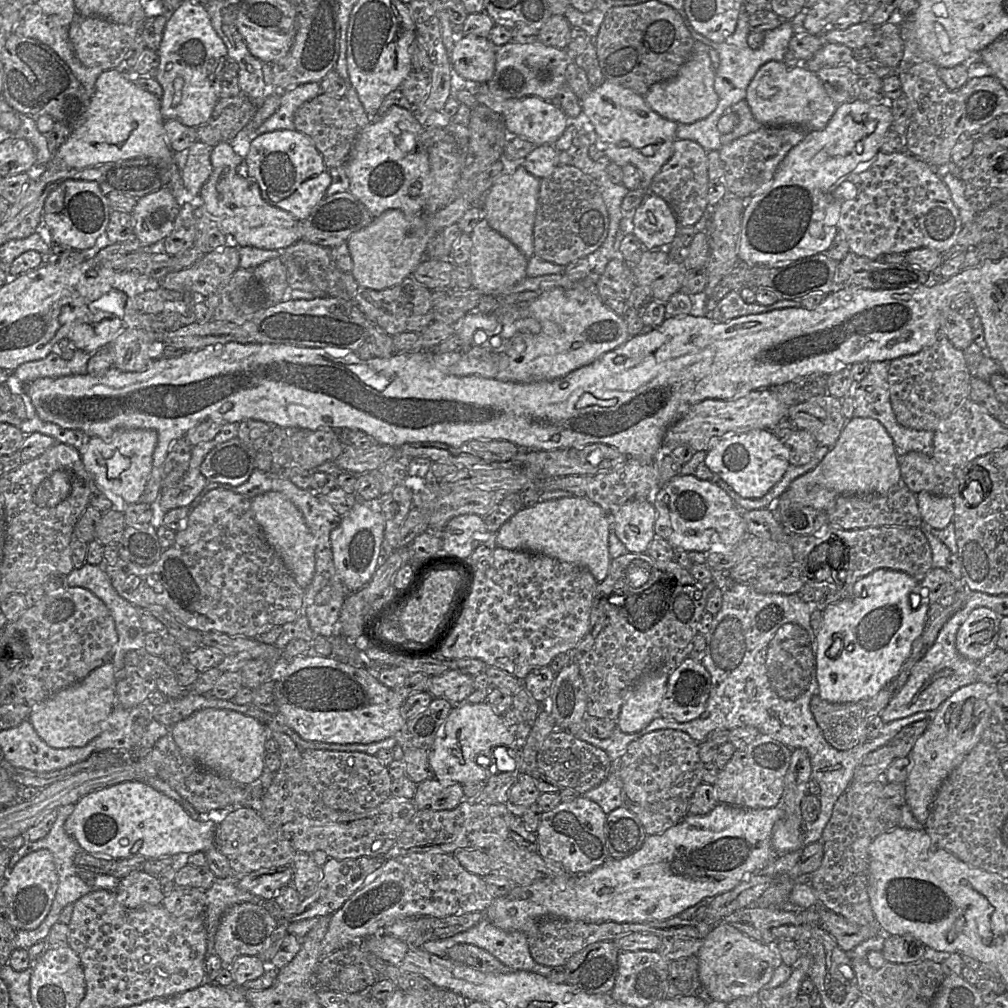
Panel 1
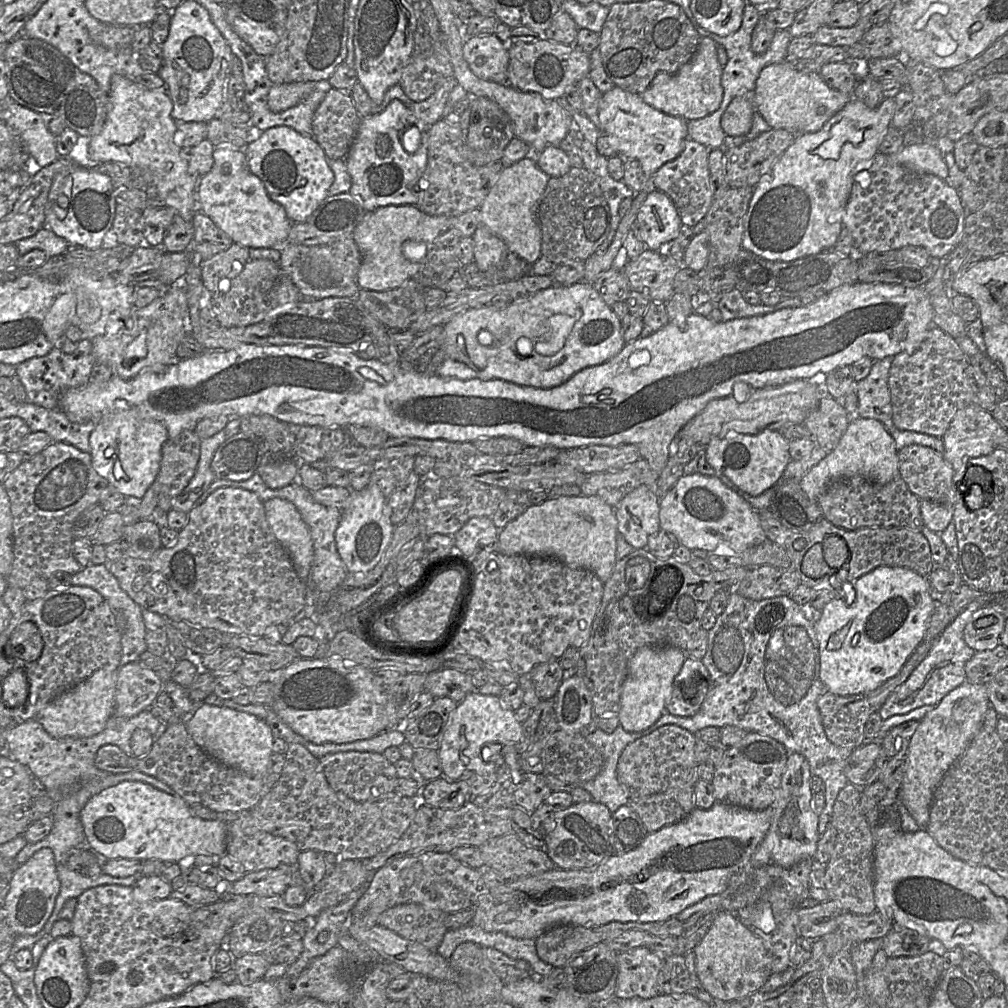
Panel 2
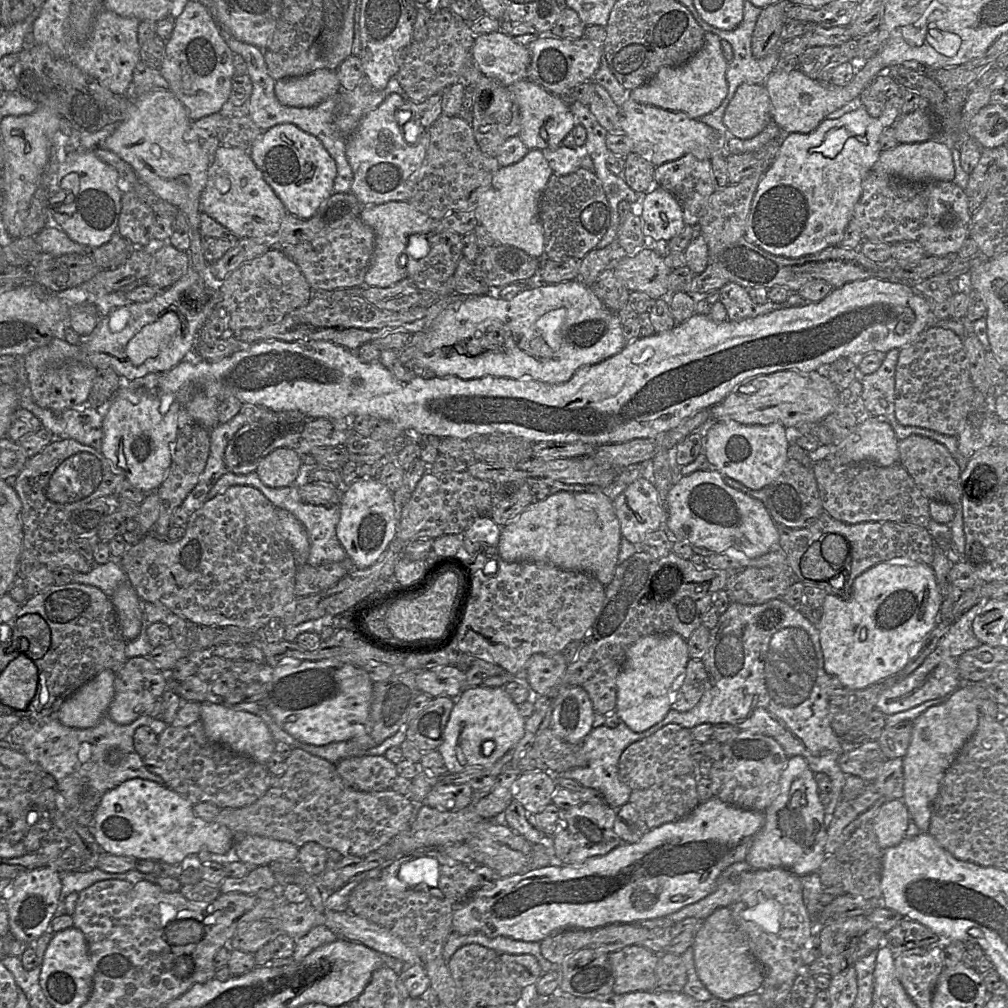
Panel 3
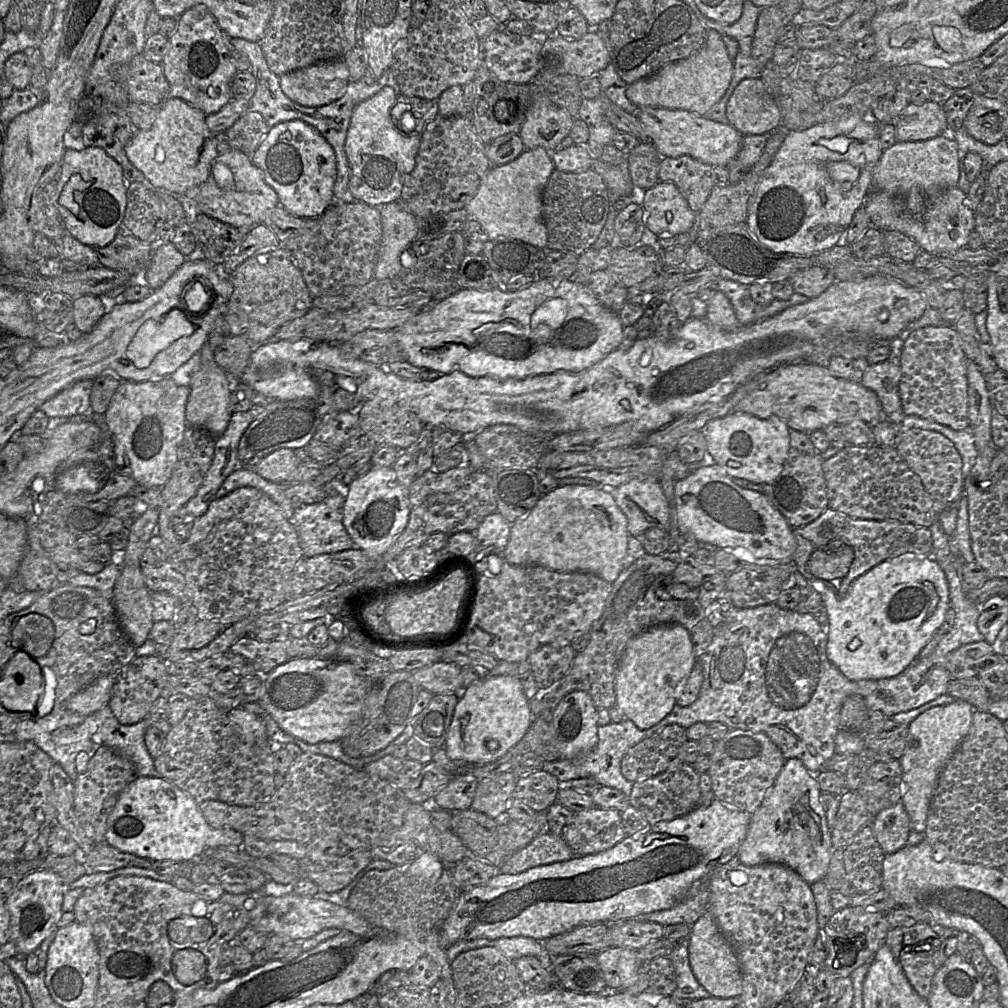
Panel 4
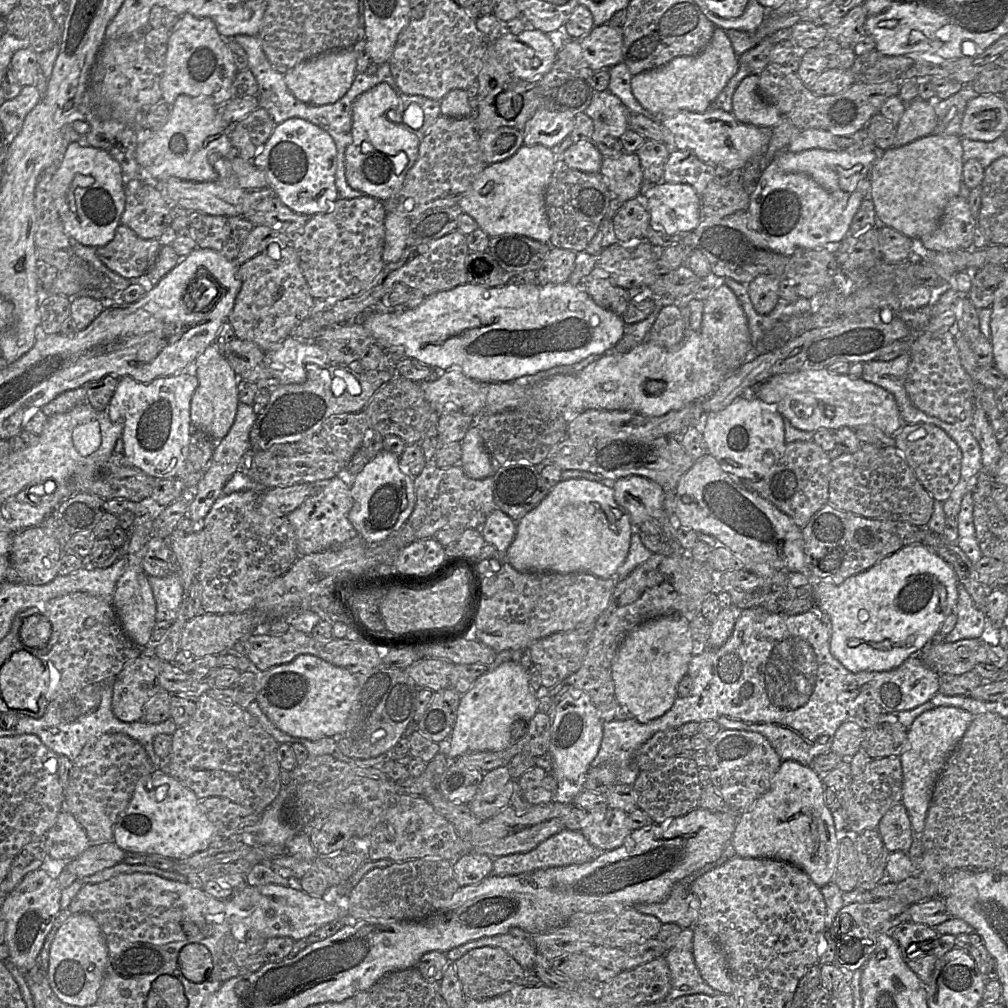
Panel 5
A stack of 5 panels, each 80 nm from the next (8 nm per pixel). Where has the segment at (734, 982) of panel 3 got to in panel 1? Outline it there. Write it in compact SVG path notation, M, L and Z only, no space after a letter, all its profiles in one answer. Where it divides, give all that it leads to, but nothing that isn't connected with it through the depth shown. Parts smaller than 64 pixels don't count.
M718 923L702 941L697 953L699 978L714 1001L727 1004L738 998L750 998L761 991L771 981L774 971L782 964L779 954L771 947L756 941L727 923Z

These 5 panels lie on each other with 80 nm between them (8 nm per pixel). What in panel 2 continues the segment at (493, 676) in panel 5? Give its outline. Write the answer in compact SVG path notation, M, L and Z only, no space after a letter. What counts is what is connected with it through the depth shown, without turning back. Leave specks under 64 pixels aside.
M469 692L451 713L437 751L443 777L456 781L466 771L497 773L504 762L503 748L515 746L521 737L522 724L516 720L514 711L502 706L498 696Z

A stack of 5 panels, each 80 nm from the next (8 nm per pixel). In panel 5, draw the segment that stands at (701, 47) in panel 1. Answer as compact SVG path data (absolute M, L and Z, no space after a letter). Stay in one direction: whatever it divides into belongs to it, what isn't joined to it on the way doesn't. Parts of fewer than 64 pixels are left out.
M716 27L706 48L694 56L679 56L658 68L633 76L631 90L641 106L655 116L679 111L703 113L711 107L730 79L737 73L736 55L725 30Z

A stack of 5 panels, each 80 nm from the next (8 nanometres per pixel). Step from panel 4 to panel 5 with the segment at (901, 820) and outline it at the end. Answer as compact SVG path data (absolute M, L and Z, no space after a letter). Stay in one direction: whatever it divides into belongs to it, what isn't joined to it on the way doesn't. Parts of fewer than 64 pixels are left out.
M901 803L891 807L882 817L877 827L882 841L890 853L908 853L914 839L908 812Z

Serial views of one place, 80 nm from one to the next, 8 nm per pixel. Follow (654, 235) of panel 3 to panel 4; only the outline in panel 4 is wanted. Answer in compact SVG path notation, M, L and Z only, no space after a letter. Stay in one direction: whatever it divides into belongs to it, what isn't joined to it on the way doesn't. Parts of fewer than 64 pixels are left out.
M658 181L642 193L646 228L660 237L676 235L697 226L697 216L677 186Z

